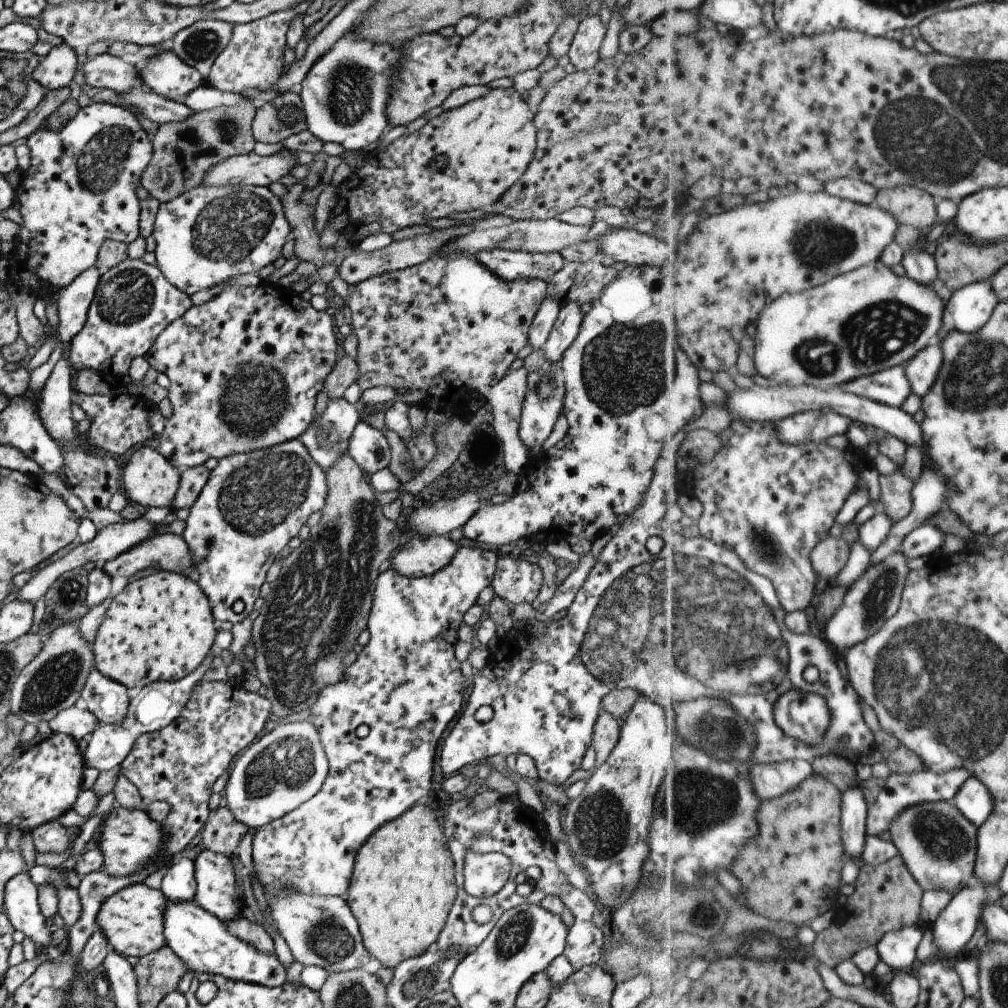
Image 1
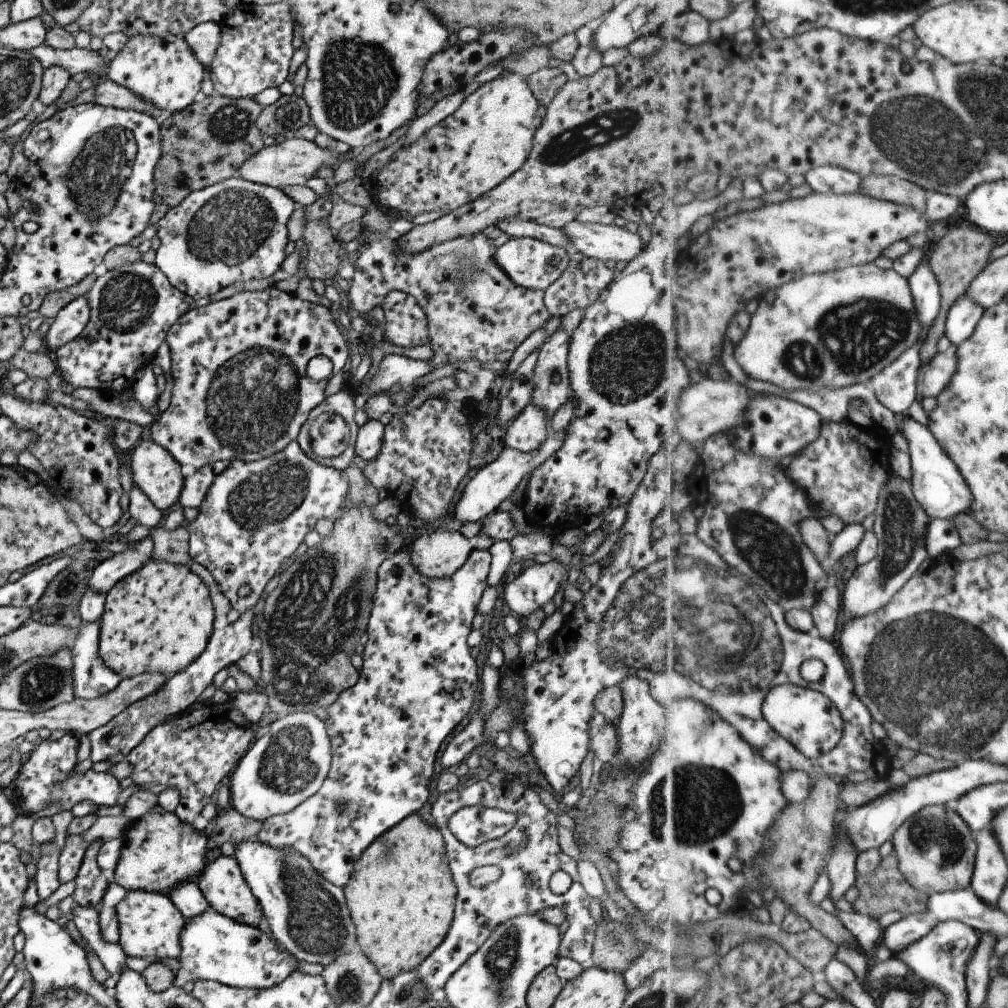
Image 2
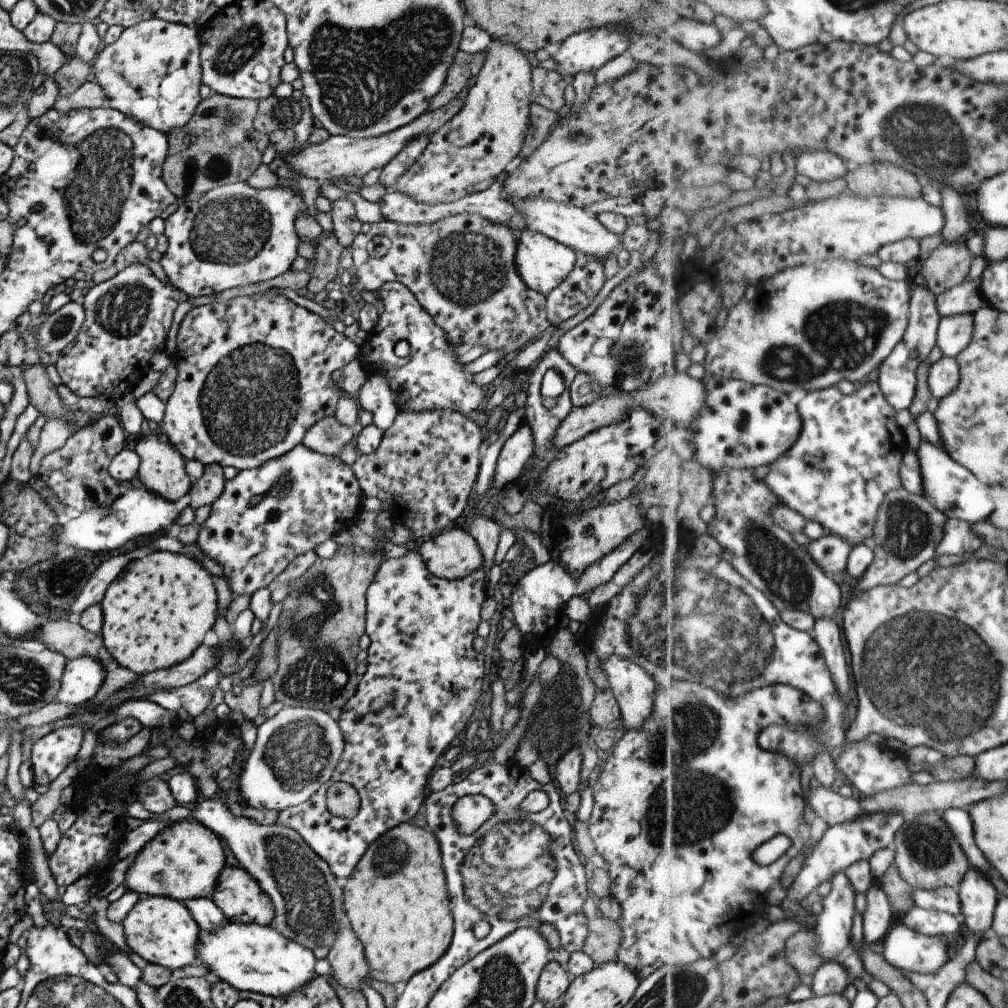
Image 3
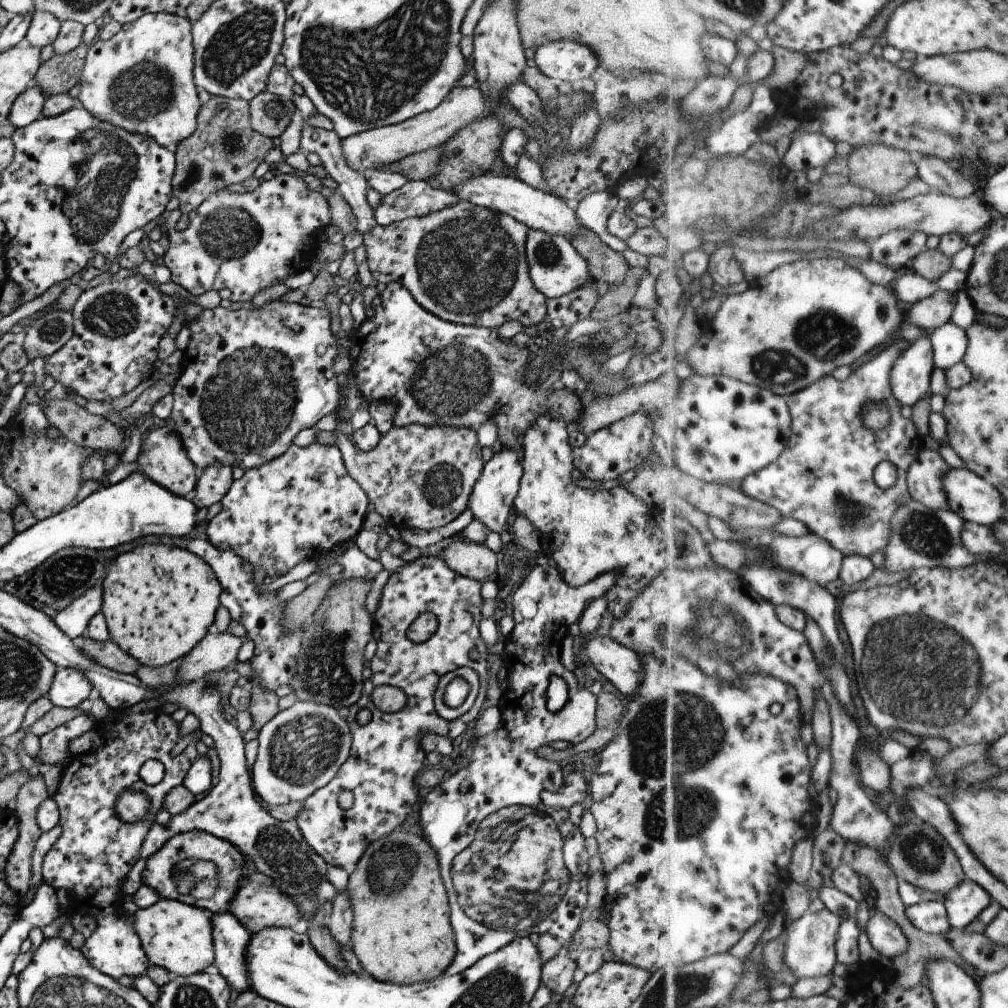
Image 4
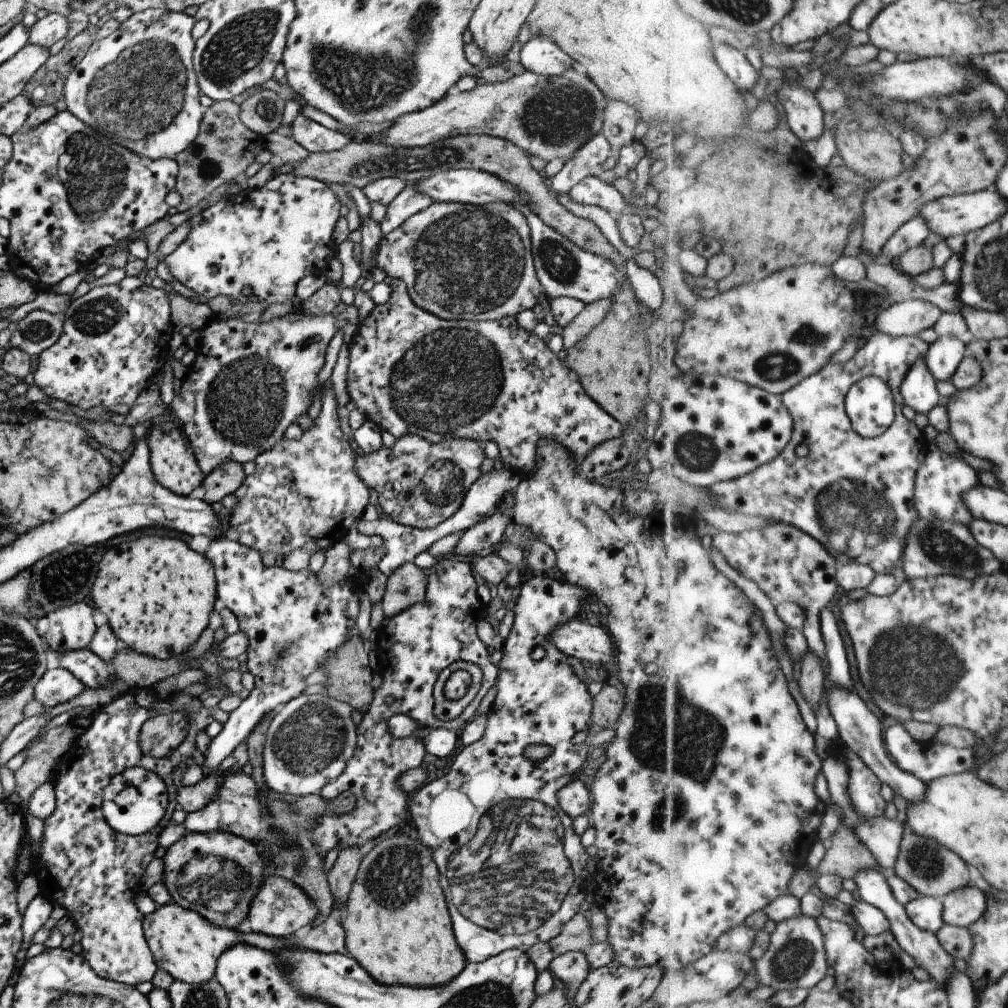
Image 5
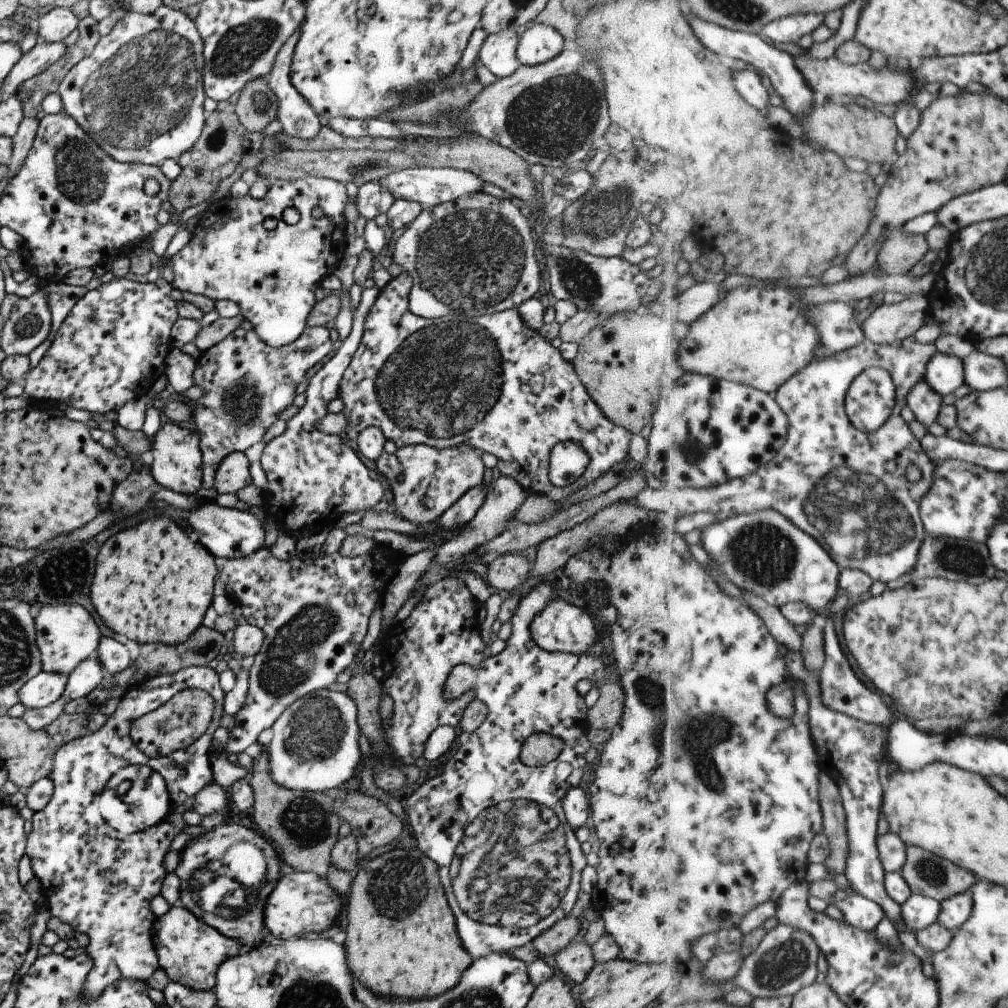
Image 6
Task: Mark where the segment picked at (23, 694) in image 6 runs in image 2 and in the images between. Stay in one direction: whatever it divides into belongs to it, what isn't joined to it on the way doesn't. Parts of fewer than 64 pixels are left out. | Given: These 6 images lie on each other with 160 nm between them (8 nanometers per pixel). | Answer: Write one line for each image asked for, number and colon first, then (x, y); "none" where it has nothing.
2: (91, 678)
3: (82, 676)
4: (69, 686)
5: (55, 687)

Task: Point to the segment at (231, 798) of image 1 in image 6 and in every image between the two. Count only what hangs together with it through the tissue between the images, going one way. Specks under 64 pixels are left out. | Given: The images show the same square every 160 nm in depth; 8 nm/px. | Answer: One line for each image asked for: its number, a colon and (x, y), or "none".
2: (286, 763)
3: (295, 751)
4: (299, 750)
5: (309, 740)
6: (313, 747)

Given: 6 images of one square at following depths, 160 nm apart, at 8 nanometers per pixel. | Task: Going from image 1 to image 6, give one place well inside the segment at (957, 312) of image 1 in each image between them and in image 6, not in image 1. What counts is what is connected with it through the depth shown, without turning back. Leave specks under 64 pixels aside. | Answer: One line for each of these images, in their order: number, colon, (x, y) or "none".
2: (963, 317)
3: (955, 333)
4: (950, 342)
5: (945, 356)
6: (945, 373)

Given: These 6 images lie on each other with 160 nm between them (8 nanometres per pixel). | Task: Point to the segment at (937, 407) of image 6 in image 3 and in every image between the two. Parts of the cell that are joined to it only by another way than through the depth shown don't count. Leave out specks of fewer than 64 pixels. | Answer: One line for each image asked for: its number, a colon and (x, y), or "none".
3: (897, 376)
4: (911, 375)
5: (919, 389)

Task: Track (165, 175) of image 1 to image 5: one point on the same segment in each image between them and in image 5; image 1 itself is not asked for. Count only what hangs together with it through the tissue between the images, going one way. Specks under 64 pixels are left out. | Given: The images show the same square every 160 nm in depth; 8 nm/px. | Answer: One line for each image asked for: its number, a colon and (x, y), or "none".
2: (204, 143)
3: (218, 145)
4: (223, 149)
5: (223, 148)

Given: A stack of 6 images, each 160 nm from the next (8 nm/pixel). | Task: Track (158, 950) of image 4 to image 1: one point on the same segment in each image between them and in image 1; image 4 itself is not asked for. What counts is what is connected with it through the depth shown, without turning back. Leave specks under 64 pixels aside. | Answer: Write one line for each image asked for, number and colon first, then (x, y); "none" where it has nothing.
1: (131, 919)
2: (149, 924)
3: (159, 929)

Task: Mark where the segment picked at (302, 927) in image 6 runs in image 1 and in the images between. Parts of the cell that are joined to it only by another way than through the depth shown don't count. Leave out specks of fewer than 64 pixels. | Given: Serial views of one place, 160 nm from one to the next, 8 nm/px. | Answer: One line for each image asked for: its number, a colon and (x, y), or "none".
1: (214, 891)
2: (221, 883)
3: (240, 899)
4: (258, 903)
5: (279, 908)

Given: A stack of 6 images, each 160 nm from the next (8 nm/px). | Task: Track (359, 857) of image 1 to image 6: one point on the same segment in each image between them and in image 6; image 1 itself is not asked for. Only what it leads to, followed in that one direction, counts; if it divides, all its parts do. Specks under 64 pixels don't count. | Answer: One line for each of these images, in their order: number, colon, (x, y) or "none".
2: (400, 895)
3: (396, 901)
4: (401, 933)
5: (395, 924)
6: (400, 940)

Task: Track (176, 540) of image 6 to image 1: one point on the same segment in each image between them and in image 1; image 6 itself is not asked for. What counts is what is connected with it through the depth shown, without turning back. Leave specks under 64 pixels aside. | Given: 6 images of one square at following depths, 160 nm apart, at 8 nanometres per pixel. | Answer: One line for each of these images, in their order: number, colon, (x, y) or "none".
1: (158, 628)
2: (157, 620)
3: (154, 614)
4: (157, 601)
5: (156, 593)

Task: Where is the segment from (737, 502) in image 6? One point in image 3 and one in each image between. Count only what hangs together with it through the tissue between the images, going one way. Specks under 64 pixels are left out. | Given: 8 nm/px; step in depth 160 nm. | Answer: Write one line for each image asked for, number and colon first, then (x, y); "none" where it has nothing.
3: (848, 457)
4: (825, 476)
5: (856, 495)

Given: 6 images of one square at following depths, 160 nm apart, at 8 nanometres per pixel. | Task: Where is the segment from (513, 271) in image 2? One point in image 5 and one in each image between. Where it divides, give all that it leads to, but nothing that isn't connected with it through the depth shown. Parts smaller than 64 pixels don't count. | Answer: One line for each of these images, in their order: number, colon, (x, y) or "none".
3: (541, 263)
4: (554, 266)
5: (562, 269)

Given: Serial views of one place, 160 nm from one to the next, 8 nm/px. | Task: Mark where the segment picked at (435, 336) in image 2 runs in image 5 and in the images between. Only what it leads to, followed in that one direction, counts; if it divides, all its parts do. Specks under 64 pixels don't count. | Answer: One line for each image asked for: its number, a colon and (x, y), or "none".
3: (460, 269)
4: (466, 264)
5: (458, 261)

